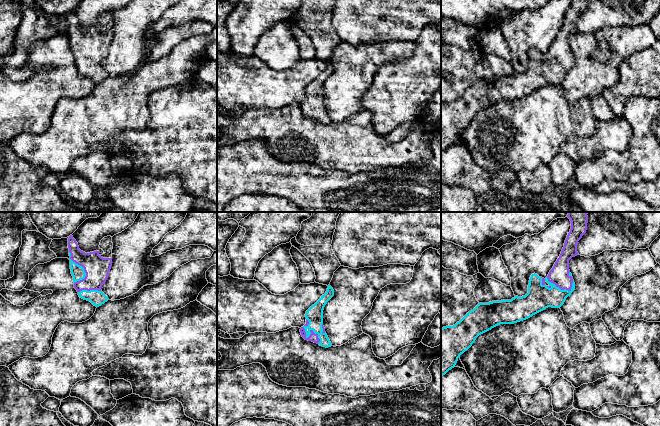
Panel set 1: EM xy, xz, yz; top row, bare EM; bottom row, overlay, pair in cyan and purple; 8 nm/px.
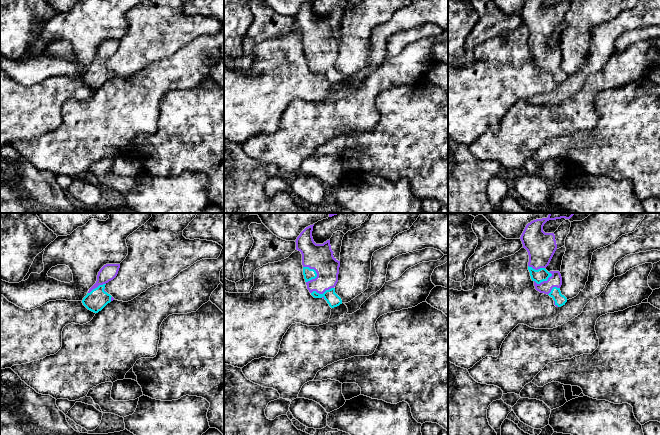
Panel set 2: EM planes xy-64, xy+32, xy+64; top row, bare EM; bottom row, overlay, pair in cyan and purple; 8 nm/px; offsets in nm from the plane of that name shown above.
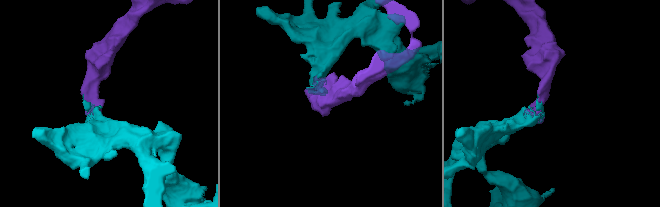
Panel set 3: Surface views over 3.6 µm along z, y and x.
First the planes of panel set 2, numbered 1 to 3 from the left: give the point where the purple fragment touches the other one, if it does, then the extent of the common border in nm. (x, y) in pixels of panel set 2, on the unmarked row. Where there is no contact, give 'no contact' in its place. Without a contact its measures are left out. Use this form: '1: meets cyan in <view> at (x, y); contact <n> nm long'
1: meets cyan in xy-64 at (97, 63); contact 170 nm long
2: meets cyan in xy+32 at (312, 45); contact 150 nm long
3: meets cyan in xy+64 at (543, 56); contact 160 nm long

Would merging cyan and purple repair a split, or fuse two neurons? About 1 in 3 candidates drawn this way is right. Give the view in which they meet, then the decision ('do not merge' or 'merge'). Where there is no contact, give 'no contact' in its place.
meets cyan in xz; merge

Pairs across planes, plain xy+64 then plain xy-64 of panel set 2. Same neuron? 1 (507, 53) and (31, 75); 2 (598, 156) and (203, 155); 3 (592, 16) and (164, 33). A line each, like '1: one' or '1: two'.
1: two
2: one
3: one

